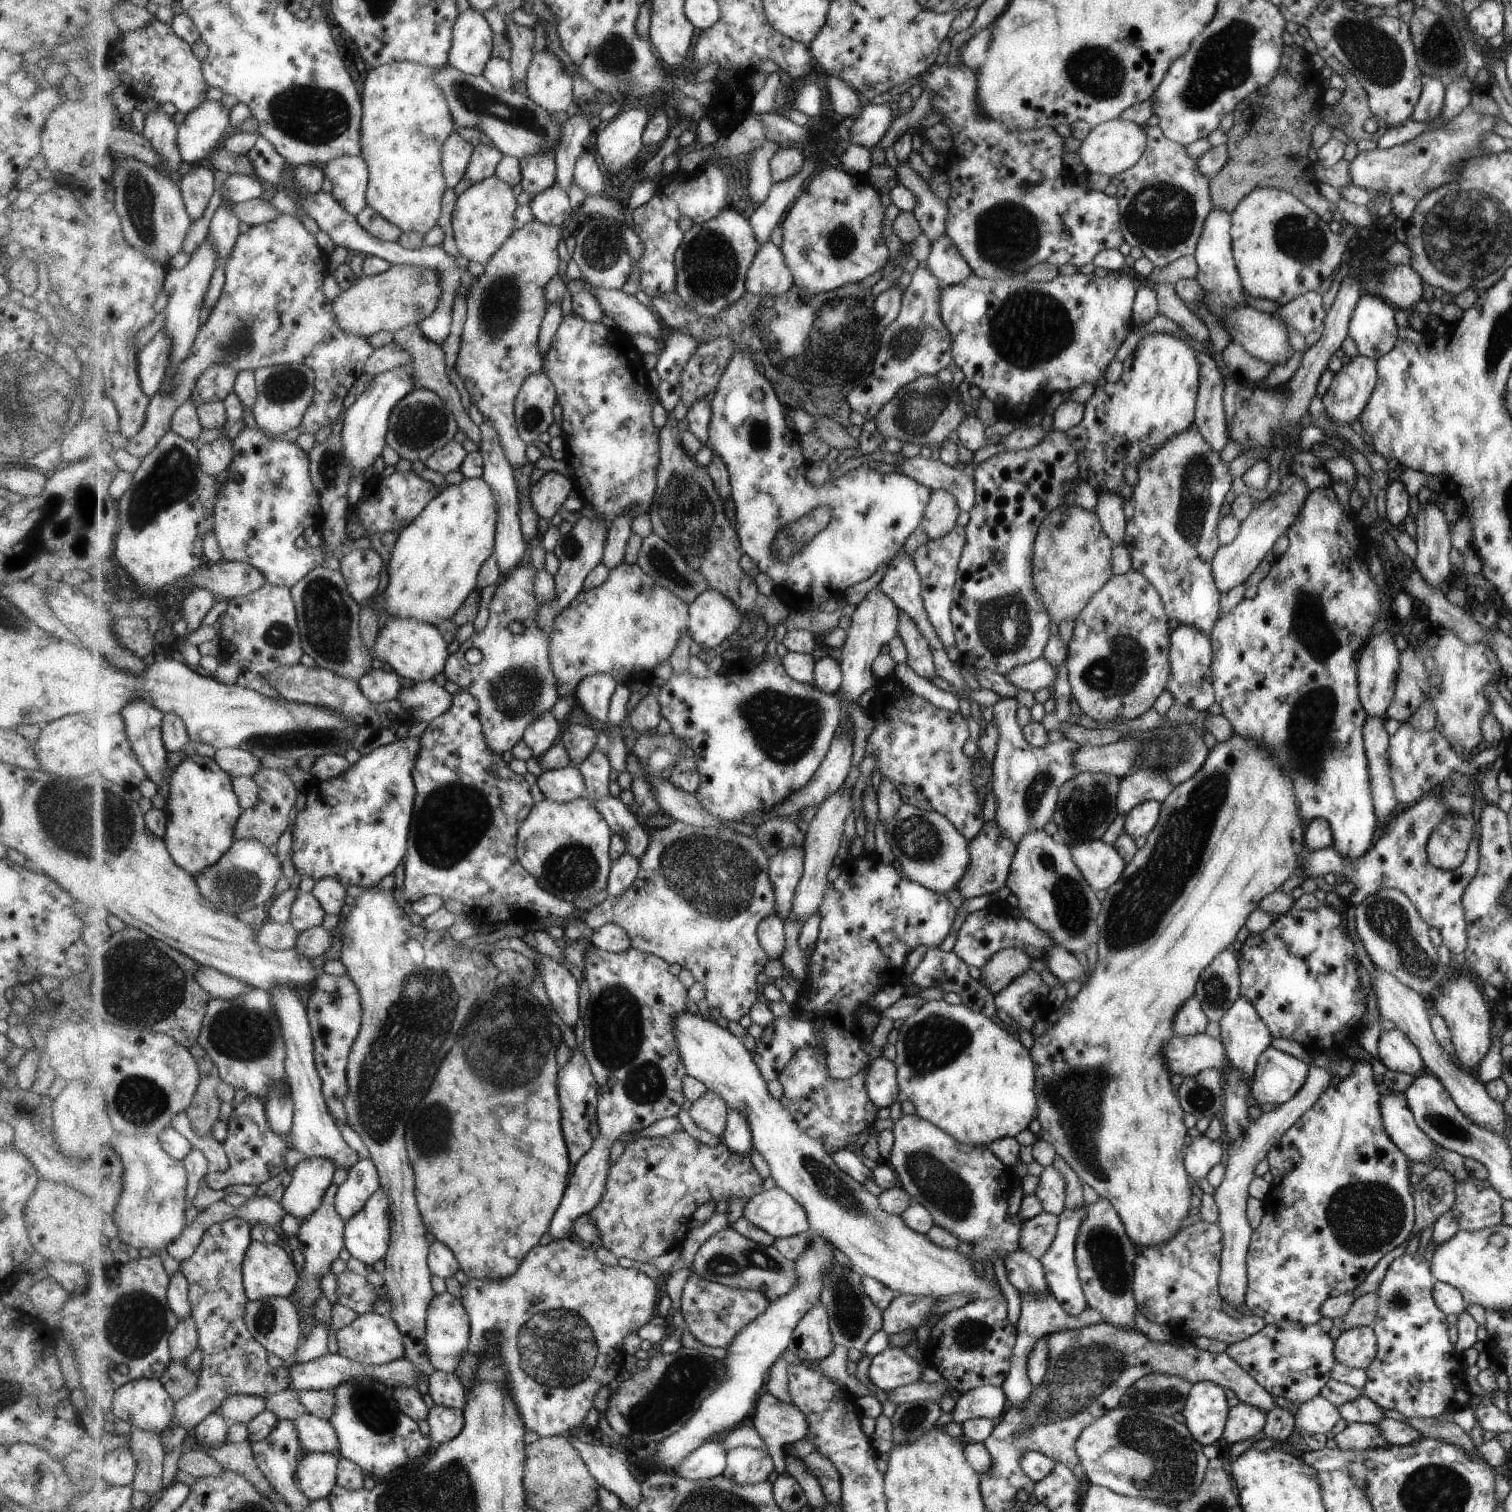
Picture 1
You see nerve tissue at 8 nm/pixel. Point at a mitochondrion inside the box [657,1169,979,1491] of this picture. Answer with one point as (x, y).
(848, 1302)

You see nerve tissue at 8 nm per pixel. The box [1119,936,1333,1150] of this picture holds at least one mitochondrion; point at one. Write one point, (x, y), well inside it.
(1215, 992)

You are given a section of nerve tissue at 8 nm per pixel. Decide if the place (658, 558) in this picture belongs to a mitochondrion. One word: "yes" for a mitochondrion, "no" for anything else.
yes

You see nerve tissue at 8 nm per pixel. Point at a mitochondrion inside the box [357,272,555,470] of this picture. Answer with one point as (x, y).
(421, 423)

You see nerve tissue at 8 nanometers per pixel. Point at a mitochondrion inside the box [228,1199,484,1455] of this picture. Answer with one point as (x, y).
(373, 1408)

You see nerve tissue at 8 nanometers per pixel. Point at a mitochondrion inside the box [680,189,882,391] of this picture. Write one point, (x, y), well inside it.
(841, 241)

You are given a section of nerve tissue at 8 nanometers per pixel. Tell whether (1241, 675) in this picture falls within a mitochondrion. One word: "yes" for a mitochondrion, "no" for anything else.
no

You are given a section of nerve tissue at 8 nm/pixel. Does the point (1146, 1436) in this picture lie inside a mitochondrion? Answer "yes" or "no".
yes

